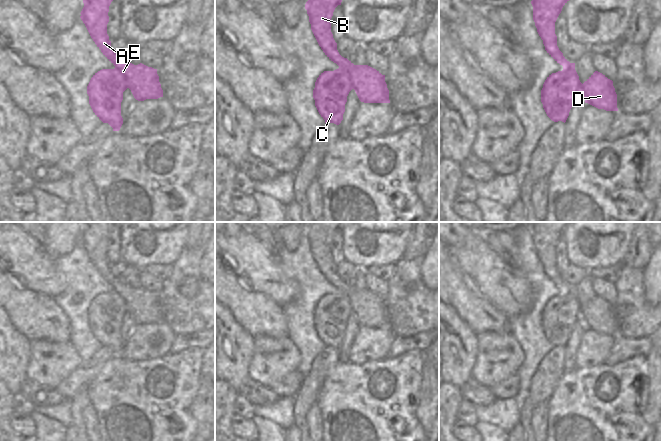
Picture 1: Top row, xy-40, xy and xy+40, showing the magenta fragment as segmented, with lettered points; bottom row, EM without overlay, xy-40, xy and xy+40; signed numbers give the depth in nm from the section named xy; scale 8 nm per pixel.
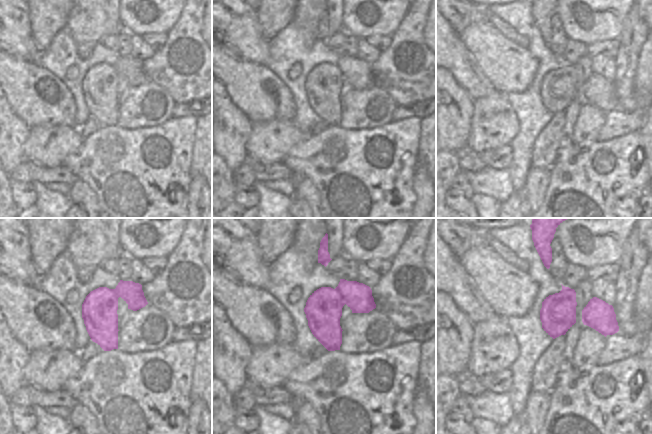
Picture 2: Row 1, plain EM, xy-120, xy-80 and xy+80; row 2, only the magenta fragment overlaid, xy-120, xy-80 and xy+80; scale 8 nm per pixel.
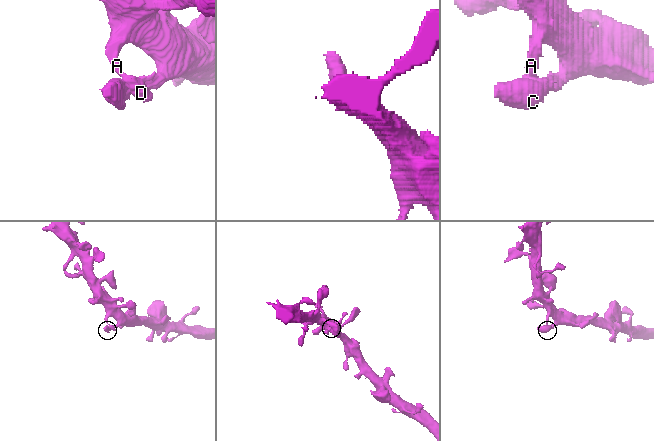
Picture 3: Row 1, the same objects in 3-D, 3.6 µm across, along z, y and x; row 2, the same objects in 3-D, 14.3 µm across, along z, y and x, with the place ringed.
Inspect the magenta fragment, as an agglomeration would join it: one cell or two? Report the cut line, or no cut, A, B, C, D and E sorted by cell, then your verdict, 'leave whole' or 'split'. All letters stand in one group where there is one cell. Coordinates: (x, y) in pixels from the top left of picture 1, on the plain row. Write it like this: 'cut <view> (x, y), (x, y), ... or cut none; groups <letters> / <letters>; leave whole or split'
cut none; groups A B C D E; leave whole

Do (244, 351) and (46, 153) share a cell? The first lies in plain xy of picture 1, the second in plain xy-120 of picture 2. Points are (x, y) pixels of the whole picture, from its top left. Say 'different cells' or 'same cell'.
different cells

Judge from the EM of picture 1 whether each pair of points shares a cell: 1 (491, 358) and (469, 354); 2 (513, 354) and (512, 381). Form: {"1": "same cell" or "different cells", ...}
{"1": "different cells", "2": "different cells"}

